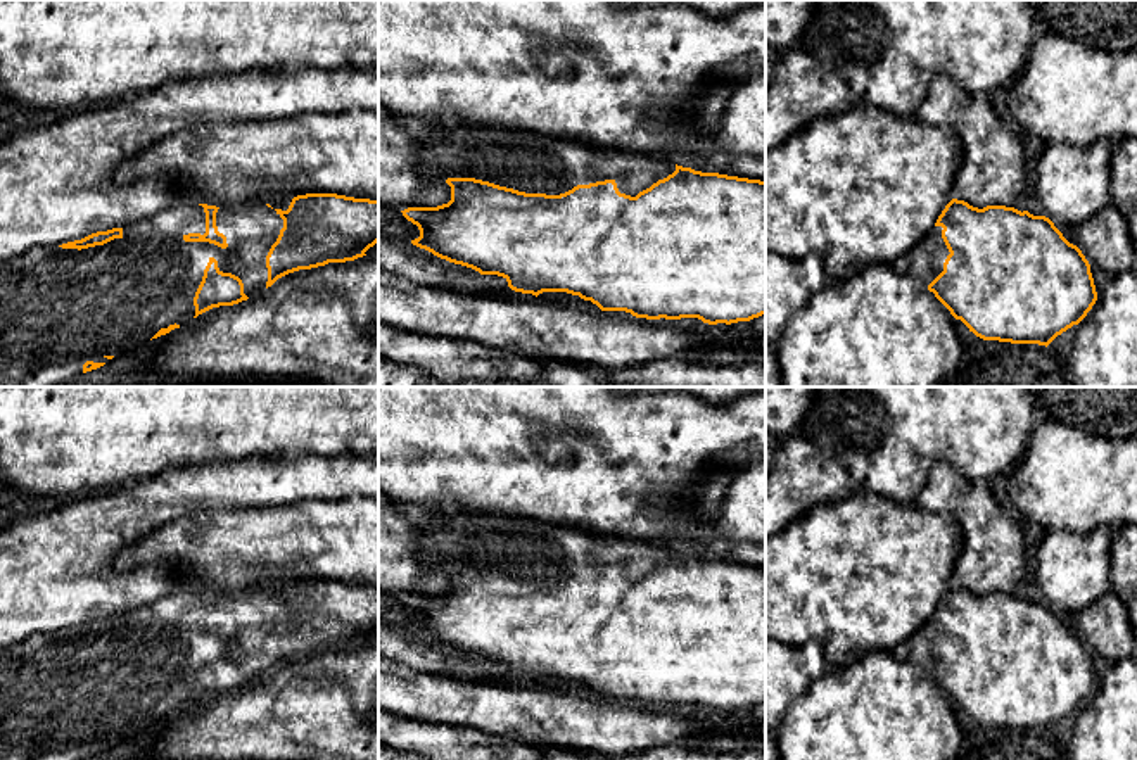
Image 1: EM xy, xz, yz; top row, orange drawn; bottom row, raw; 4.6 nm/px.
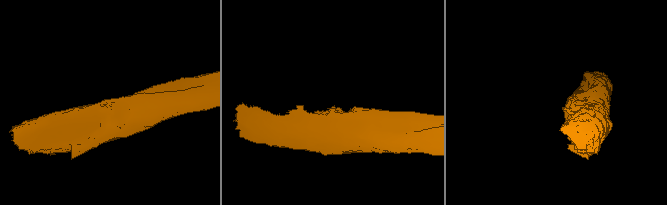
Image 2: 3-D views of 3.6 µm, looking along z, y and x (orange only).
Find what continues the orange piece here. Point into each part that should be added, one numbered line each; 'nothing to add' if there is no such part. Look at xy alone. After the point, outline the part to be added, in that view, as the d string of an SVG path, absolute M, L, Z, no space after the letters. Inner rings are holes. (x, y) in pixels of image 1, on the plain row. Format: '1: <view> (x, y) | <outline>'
1: xy (59, 695) | M180 587L169 596L123 615L123 624L88 636L33 634L0 651L0 760L83 760L86 748L107 750L149 729L161 715L194 706L194 684L211 644L223 660L238 663L244 681L254 684L266 677L266 643L276 629L283 606L268 594L247 592L218 596L218 618L226 624L226 636L209 629L185 629L188 620L206 620L204 594Z

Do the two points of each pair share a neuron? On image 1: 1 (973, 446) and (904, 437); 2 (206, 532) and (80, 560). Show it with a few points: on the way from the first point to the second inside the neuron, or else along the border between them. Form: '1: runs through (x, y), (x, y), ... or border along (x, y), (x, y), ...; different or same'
1: runs through (956, 437), (921, 437); same
2: border along (156, 529), (128, 544), (111, 567); different

